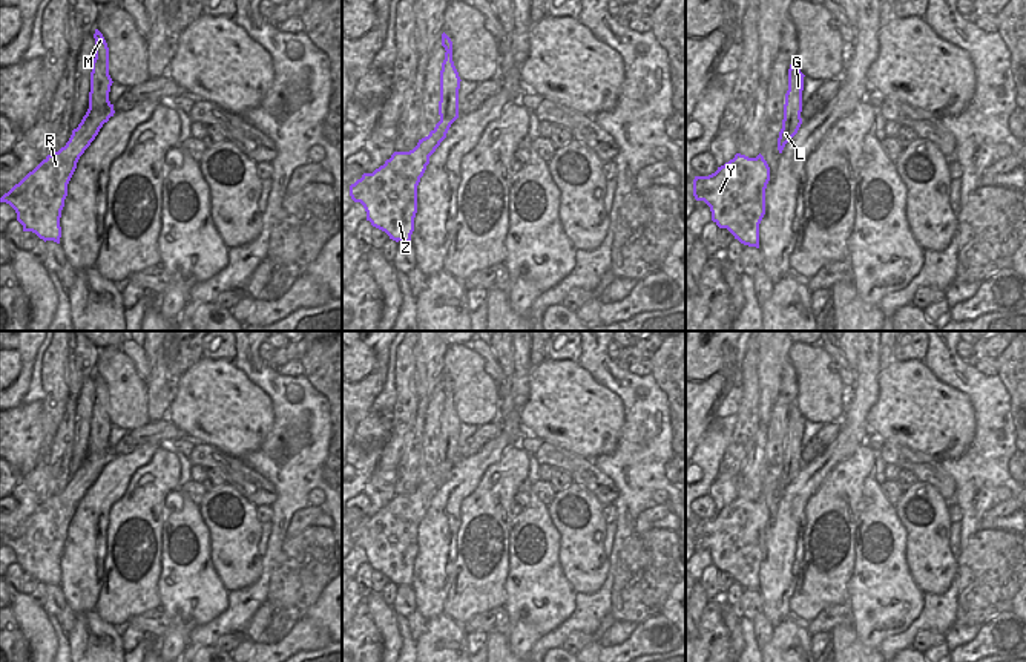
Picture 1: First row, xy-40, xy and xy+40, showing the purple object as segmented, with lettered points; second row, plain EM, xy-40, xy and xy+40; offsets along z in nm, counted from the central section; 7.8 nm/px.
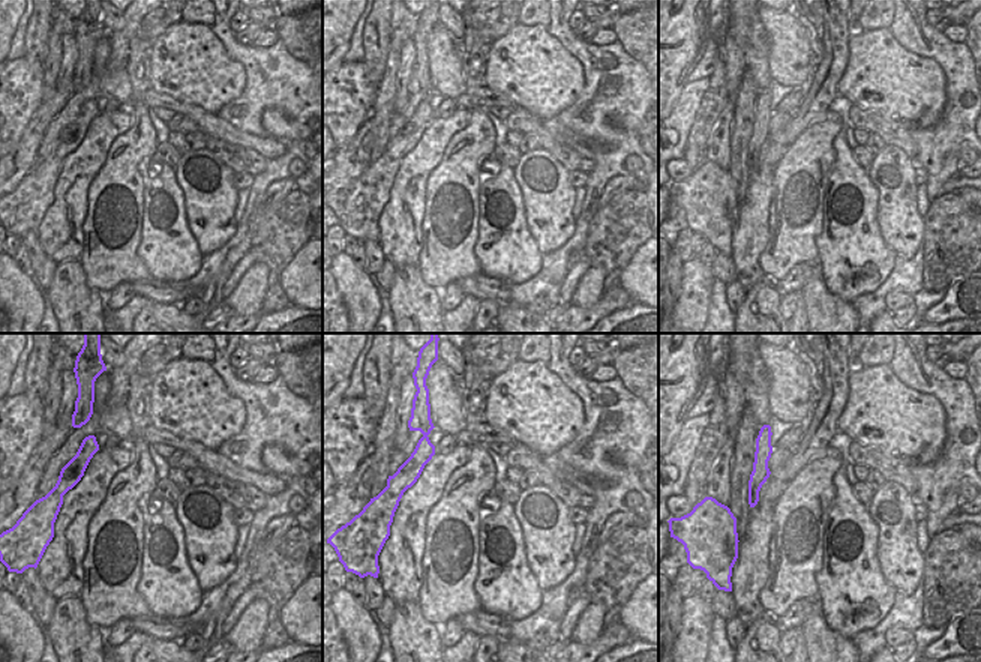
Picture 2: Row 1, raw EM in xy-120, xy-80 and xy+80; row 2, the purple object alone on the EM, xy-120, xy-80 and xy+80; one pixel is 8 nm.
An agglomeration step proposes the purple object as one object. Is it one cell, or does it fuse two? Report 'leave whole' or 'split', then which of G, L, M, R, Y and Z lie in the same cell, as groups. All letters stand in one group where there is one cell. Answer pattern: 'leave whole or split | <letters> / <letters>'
split | G L M / R Y Z

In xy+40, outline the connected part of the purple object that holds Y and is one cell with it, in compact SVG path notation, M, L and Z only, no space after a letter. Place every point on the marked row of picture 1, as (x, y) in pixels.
M736 153L715 173L695 176L693 196L710 207L719 228L727 228L741 244L759 248L768 181L770 167L761 153L756 158Z

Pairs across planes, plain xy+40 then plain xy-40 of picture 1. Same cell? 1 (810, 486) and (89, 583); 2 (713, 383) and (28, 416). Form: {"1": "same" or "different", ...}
{"1": "same", "2": "different"}

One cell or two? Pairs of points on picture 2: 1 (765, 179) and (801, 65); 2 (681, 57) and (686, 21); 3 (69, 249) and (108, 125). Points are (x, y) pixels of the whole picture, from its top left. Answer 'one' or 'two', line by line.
1: two
2: one
3: one

